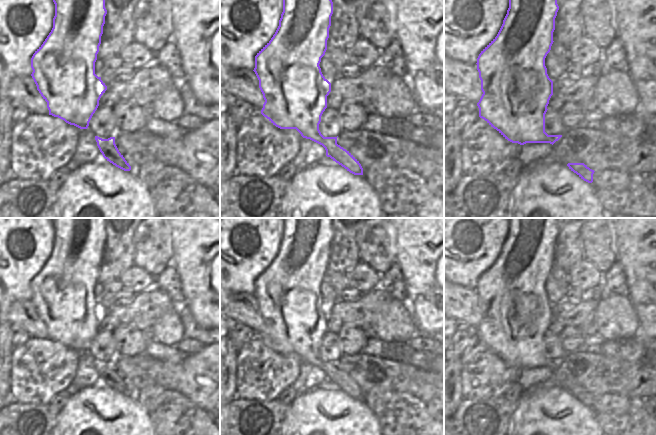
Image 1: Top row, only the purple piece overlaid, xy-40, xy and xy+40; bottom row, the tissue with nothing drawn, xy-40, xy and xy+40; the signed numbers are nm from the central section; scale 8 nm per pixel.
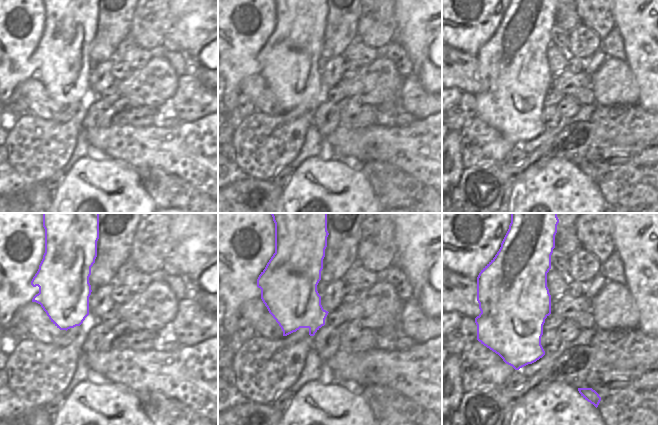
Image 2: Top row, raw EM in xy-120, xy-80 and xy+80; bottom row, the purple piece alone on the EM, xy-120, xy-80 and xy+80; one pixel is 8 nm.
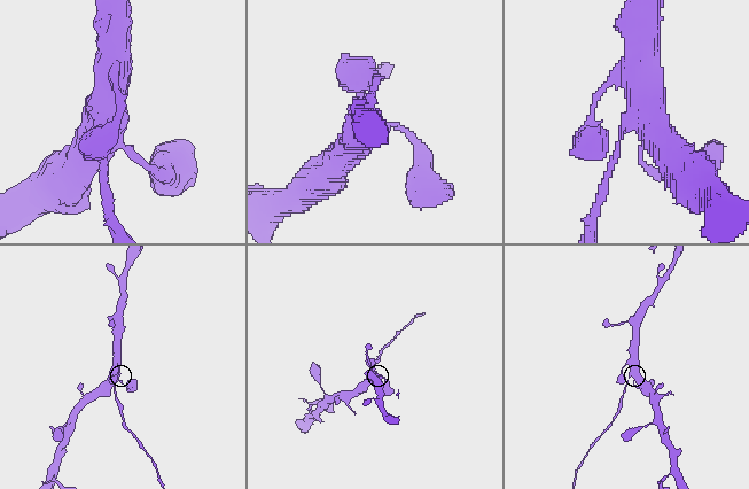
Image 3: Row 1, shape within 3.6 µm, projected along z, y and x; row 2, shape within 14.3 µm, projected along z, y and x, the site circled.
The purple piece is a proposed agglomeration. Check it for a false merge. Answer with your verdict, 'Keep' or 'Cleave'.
Cleave.

